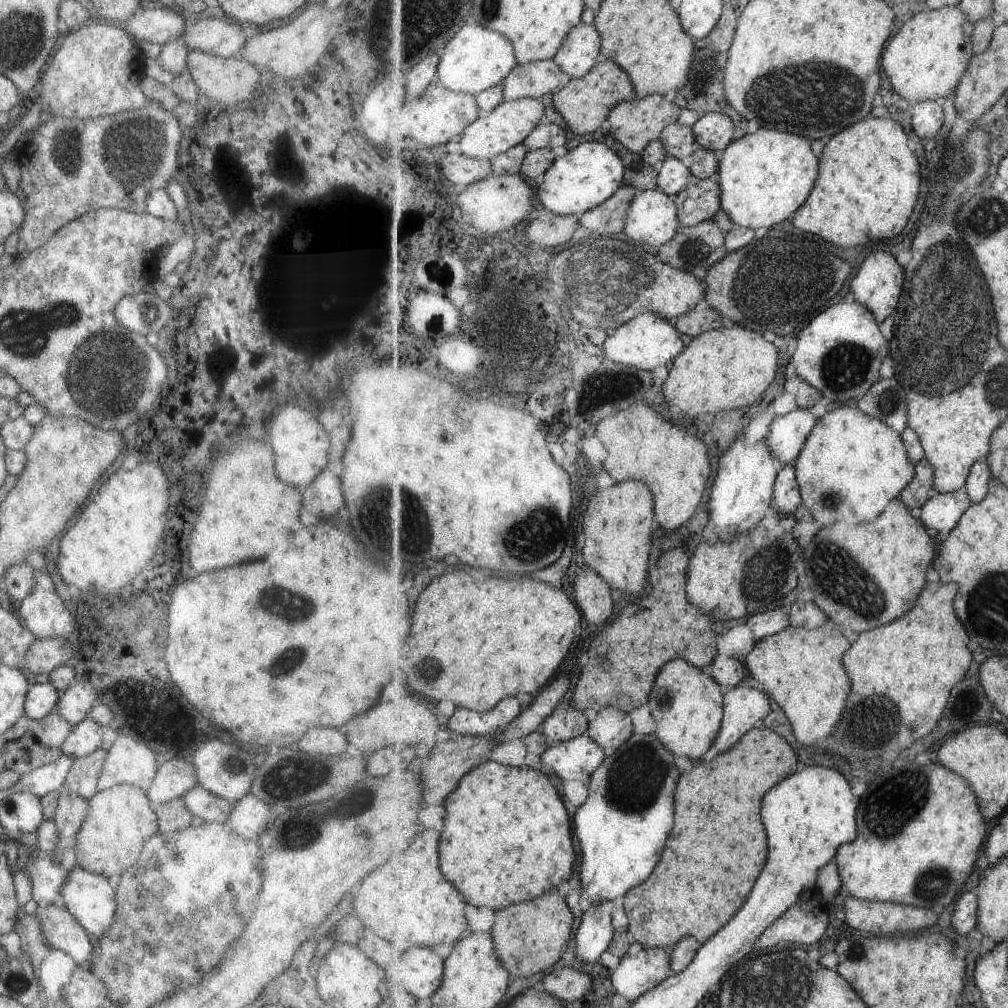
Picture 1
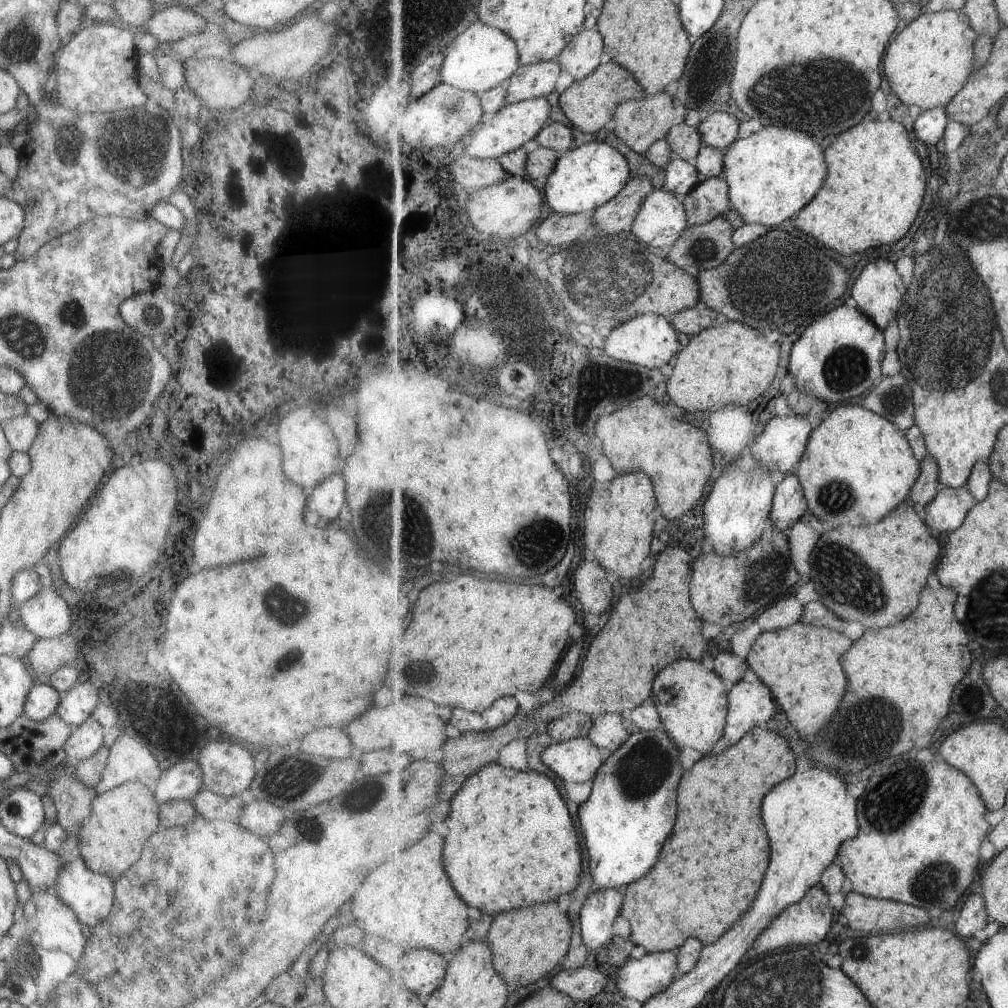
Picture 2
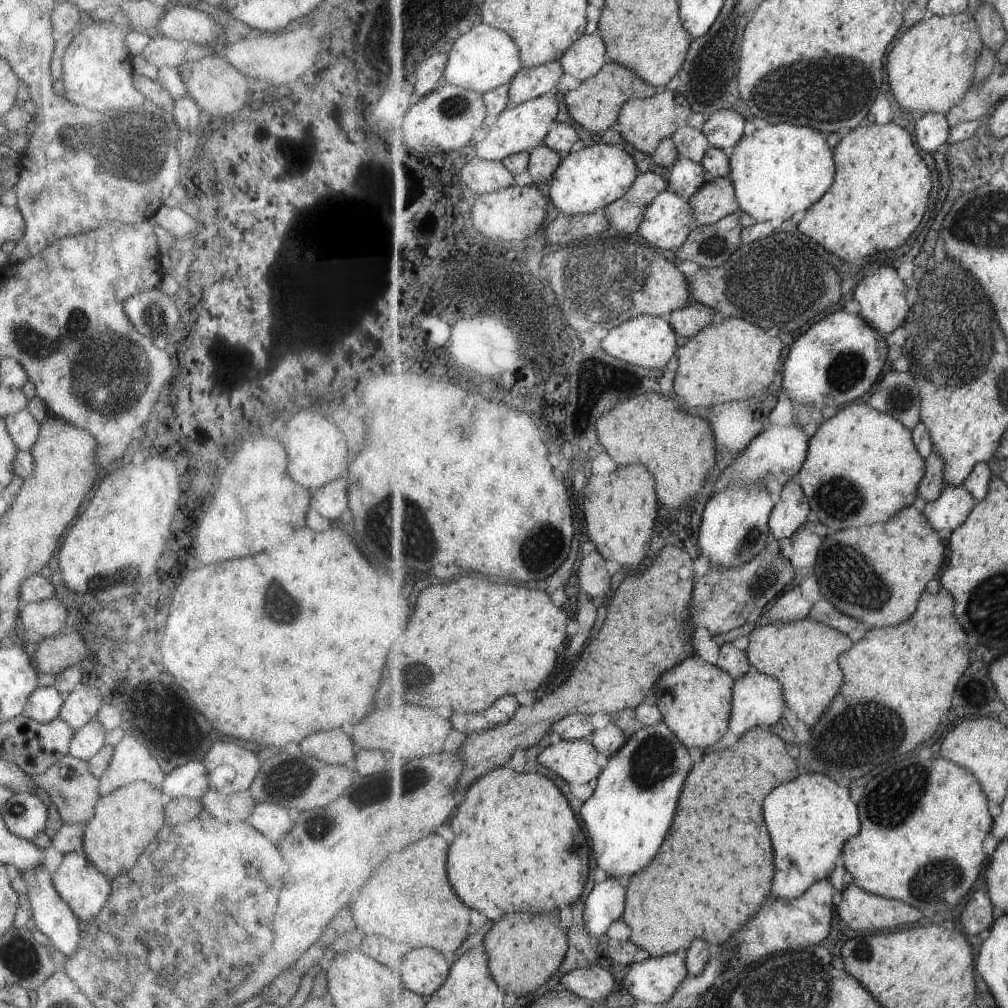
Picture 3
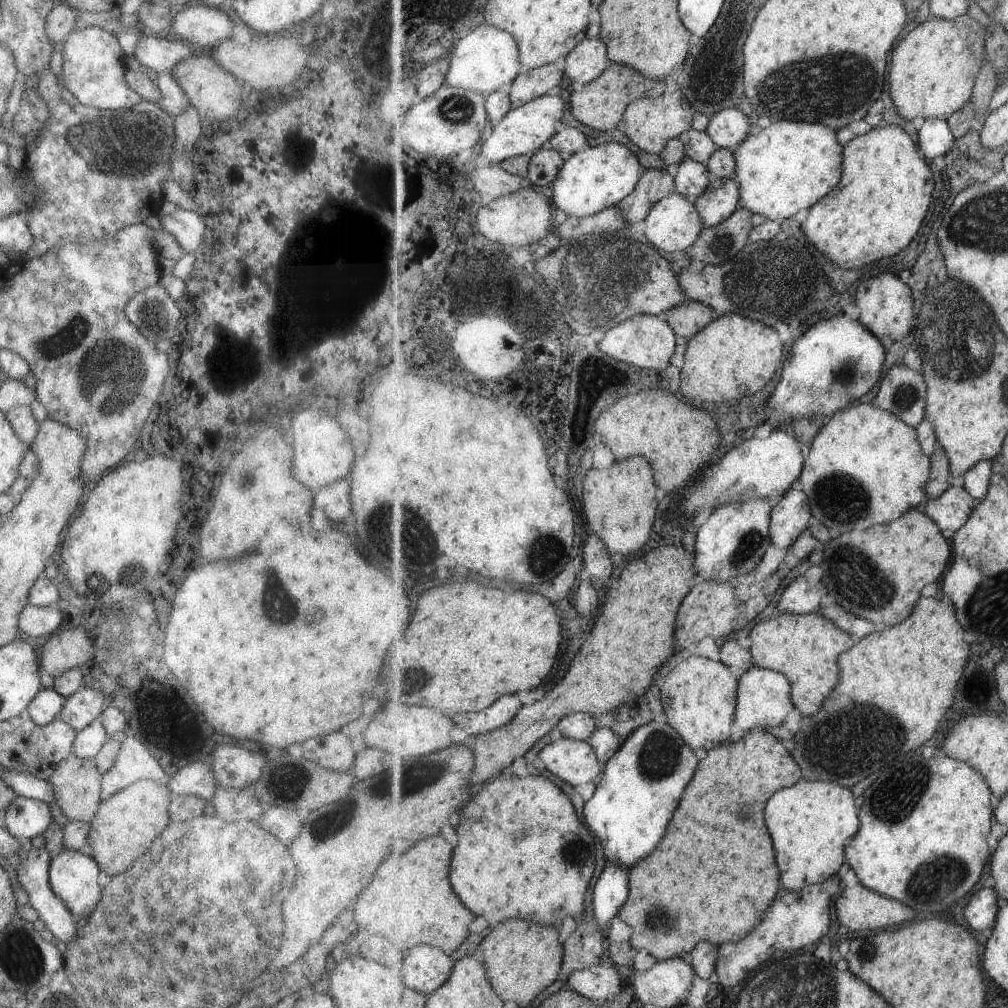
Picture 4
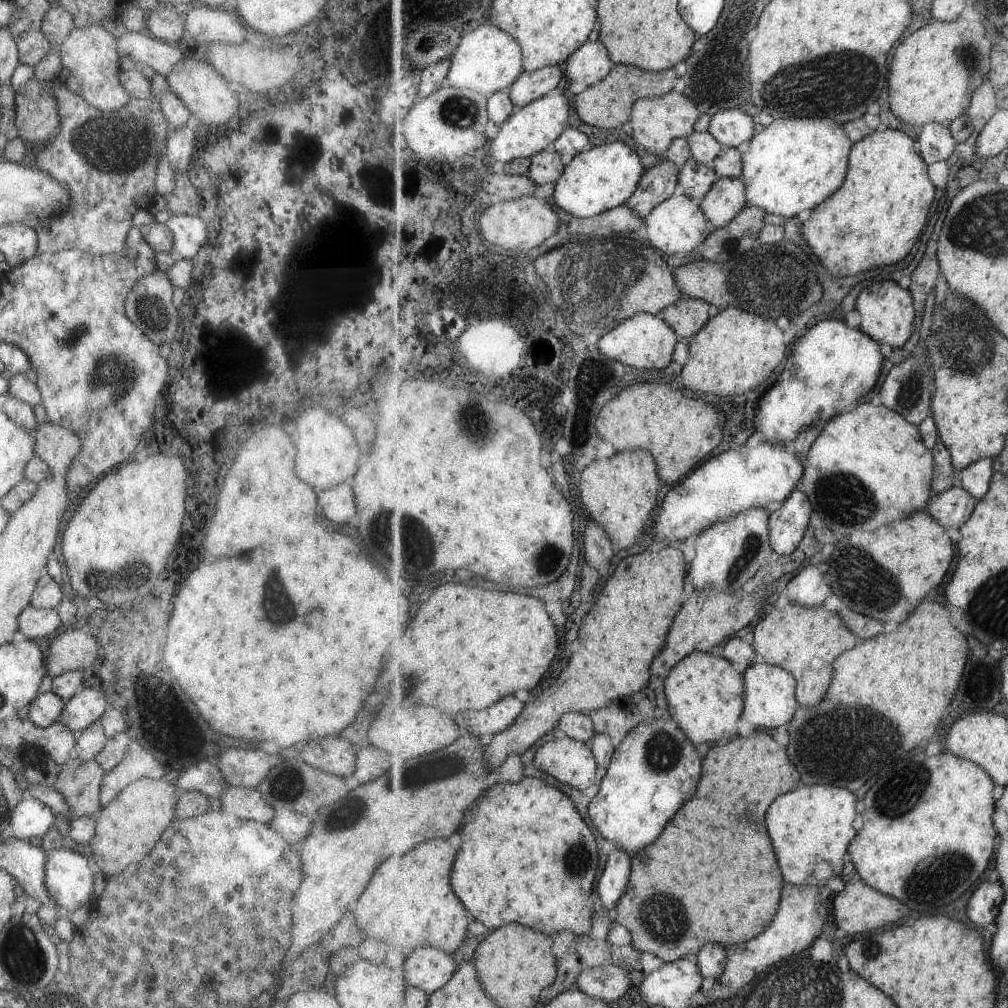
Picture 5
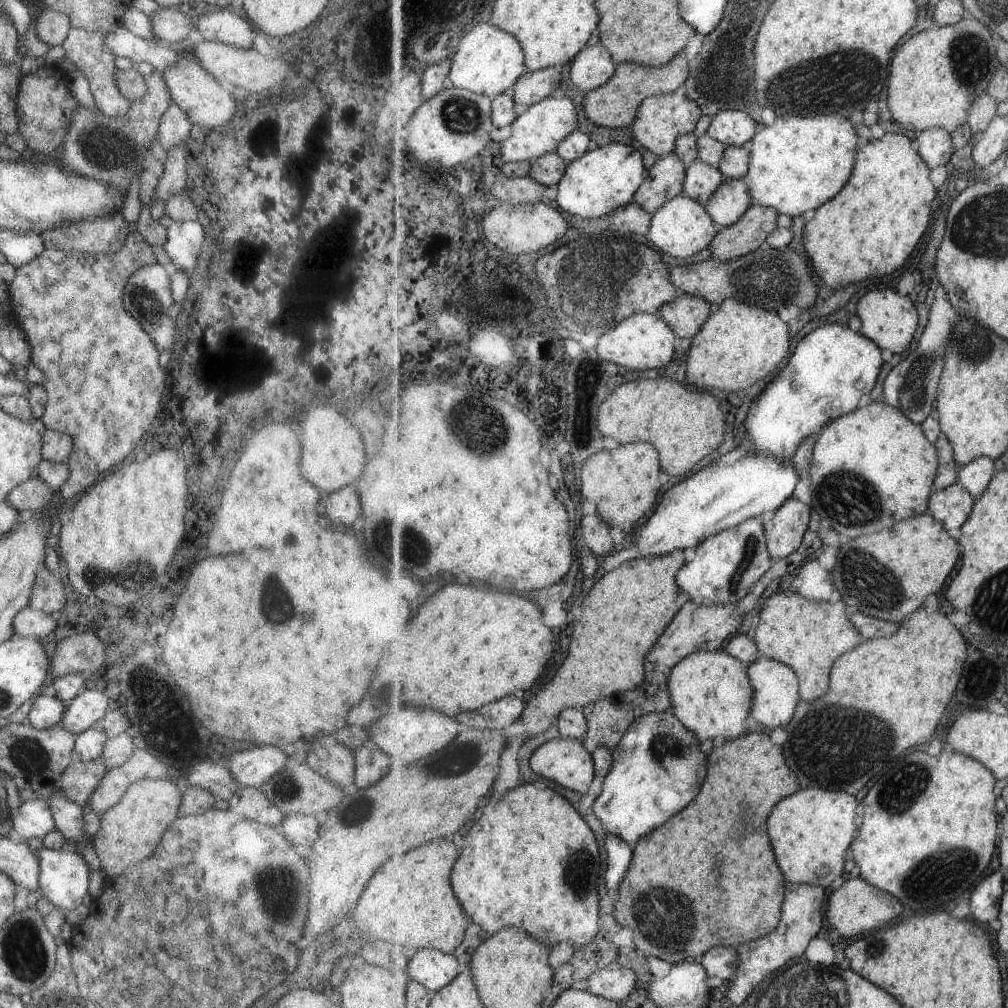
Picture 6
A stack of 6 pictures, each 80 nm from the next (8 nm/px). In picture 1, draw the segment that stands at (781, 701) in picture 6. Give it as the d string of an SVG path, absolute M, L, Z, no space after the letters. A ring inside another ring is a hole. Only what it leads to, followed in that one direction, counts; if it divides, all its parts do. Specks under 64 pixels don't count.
M755 682L727 689L724 693L725 714L714 742L715 749L719 752L731 750L759 720L765 720L771 714L769 697Z

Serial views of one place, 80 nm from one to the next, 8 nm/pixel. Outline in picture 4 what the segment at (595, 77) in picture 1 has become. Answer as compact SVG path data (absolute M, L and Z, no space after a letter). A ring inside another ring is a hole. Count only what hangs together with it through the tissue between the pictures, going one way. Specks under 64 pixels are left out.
M612 64L597 80L586 85L583 90L572 92L570 96L570 105L574 118L579 122L601 130L601 132L610 131L625 118L628 106L636 100L642 98L655 98L663 95L667 82L665 79L654 79L653 77L643 76L638 70Z

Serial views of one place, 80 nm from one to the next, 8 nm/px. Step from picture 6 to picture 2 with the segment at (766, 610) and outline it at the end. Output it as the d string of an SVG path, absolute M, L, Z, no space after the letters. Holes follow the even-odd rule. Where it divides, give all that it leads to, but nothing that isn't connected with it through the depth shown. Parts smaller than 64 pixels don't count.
M799 621L784 629L762 632L746 659L751 675L772 688L791 724L801 734L817 734L844 699L849 680L842 659L851 647L851 640L841 631Z

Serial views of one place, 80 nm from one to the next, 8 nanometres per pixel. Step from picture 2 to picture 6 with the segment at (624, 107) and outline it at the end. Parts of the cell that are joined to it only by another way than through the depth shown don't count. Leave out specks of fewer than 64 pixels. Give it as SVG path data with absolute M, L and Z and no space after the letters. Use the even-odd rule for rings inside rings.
M675 93L655 95L644 100L631 129L635 138L658 157L669 156L675 151L688 168L699 159L699 137L694 132L702 116L699 104L688 96Z

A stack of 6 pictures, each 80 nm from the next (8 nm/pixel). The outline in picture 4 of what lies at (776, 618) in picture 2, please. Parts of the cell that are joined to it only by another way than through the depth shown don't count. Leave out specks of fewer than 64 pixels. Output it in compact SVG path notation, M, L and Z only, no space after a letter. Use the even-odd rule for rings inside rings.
M804 575L797 577L782 592L776 612L806 615L821 609L821 600L827 596L827 588L821 580L811 584Z

